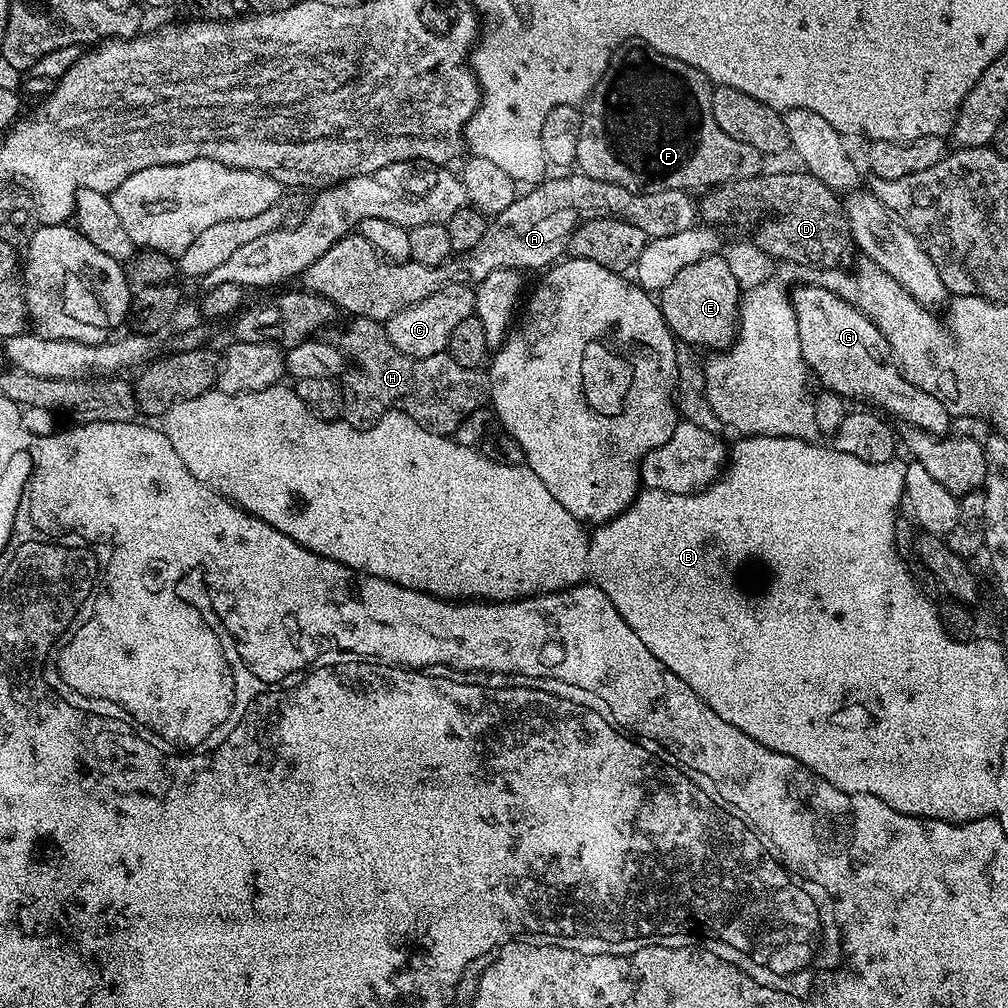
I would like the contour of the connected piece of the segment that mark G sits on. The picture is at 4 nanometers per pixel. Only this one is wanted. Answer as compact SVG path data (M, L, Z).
M818 282L791 289L790 299L798 324L798 342L802 346L802 358L808 365L811 375L815 379L816 376L820 379L821 389L836 392L849 402L861 400L864 403L861 405L883 410L889 417L897 416L898 419L904 420L900 422L905 425L920 428L932 436L942 436L949 431L950 417L946 406L942 406L942 402L938 402L934 394L926 394L926 390L918 390L918 386L911 384L900 373L900 367L896 364L896 359L892 357L886 338L880 333L878 326L874 326L874 322L866 318L866 314L862 314L853 304L838 298L838 294L826 290Z

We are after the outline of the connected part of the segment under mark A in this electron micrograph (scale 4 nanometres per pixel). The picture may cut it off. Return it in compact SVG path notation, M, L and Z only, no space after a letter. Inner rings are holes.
M556 174L553 180L545 179L543 182L529 187L532 189L525 196L524 193L517 195L516 201L510 206L506 206L506 210L499 212L489 223L486 234L482 234L482 242L478 242L478 246L474 246L468 252L453 255L434 266L419 264L417 260L411 258L403 262L393 262L378 258L376 249L372 248L370 242L366 242L359 234L349 234L343 236L333 248L326 250L326 254L322 254L322 258L318 258L308 267L302 277L303 287L309 292L315 292L318 296L326 297L329 302L336 305L341 313L348 312L349 317L361 316L383 322L389 320L398 310L422 302L426 298L430 298L430 294L443 288L459 284L478 285L484 281L486 274L494 274L494 270L503 268L547 269L565 255L573 230L586 220L610 218L630 222L630 226L638 226L638 230L645 232L649 238L678 234L678 230L686 230L697 223L697 201L691 200L693 197L680 188L678 190L658 190L657 192L631 192L622 186L614 186L614 182L602 182L598 178L590 178L583 174L564 175L568 174Z

